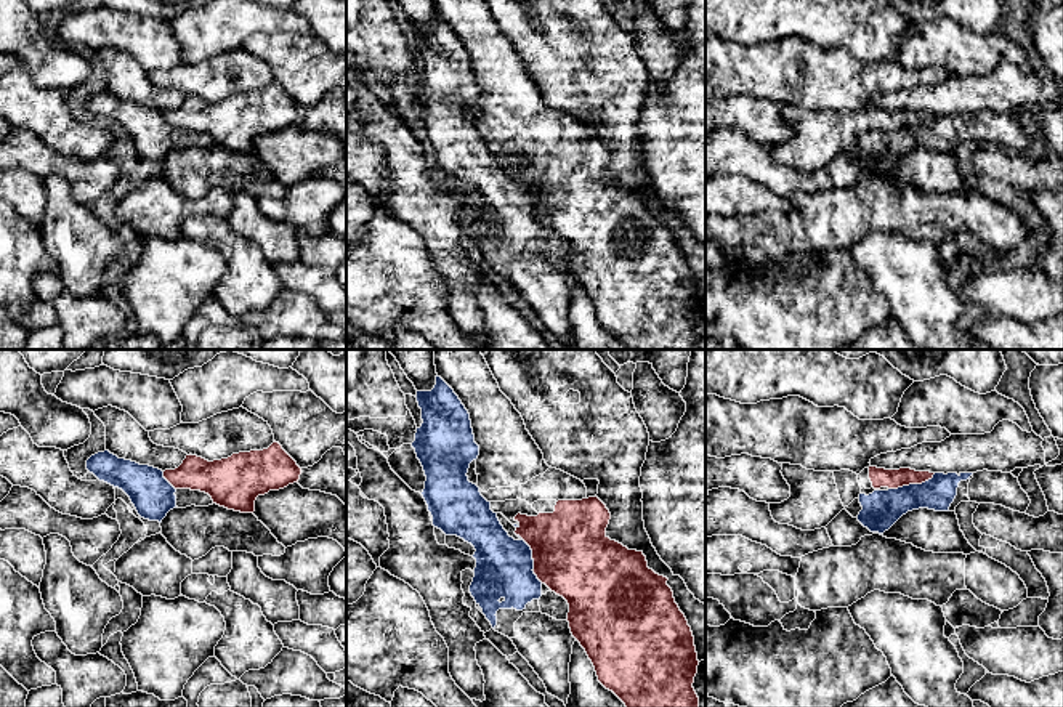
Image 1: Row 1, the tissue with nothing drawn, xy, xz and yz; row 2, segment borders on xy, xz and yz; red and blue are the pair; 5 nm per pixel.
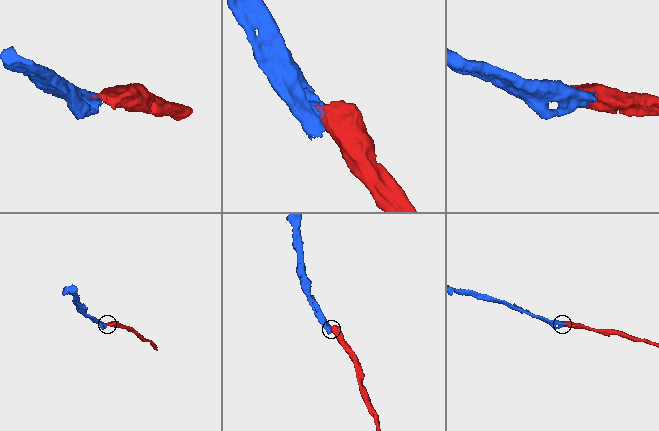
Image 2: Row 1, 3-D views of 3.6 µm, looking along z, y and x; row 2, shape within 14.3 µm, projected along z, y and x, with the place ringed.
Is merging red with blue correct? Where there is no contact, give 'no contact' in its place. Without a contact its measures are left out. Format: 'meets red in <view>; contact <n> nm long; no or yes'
meets red in xz; contact 280 nm long; no

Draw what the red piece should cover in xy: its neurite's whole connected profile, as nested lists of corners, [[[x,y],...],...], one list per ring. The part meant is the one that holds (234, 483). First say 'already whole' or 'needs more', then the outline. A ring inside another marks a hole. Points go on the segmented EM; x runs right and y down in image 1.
already whole; [[[276,441],[268,449],[213,462],[189,454],[178,468],[164,471],[175,489],[205,492],[213,503],[240,513],[253,513],[258,495],[298,483],[300,475],[301,468]]]

